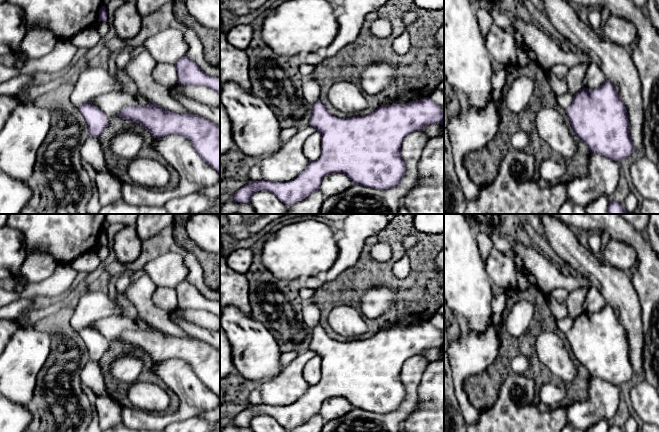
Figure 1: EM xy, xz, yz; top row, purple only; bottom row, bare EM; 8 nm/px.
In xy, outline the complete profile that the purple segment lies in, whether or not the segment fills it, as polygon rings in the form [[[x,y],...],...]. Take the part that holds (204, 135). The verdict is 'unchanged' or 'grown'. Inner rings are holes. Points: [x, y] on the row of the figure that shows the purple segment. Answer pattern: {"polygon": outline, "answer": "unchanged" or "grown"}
{"polygon": [[[150,101],[146,107],[127,106],[119,113],[124,120],[137,122],[155,138],[176,134],[186,137],[198,155],[220,174],[220,127],[193,114],[177,114]]], "answer": "unchanged"}

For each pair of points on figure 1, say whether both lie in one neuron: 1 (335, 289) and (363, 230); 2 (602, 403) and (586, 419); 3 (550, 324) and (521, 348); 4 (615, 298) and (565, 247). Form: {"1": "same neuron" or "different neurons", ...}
{"1": "different neurons", "2": "same neuron", "3": "same neuron", "4": "same neuron"}

